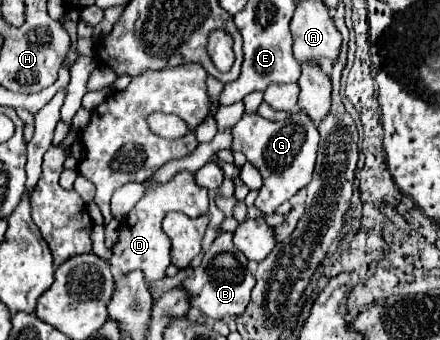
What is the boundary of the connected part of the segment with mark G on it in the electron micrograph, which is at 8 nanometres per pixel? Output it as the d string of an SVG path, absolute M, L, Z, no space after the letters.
M245 112L241 122L231 128L231 136L231 150L243 152L247 156L247 162L251 162L263 176L263 186L255 200L257 210L261 210L263 214L273 214L283 202L287 202L293 194L297 194L311 182L317 158L319 132L303 112L291 114L287 120L281 122L271 122L259 114Z

